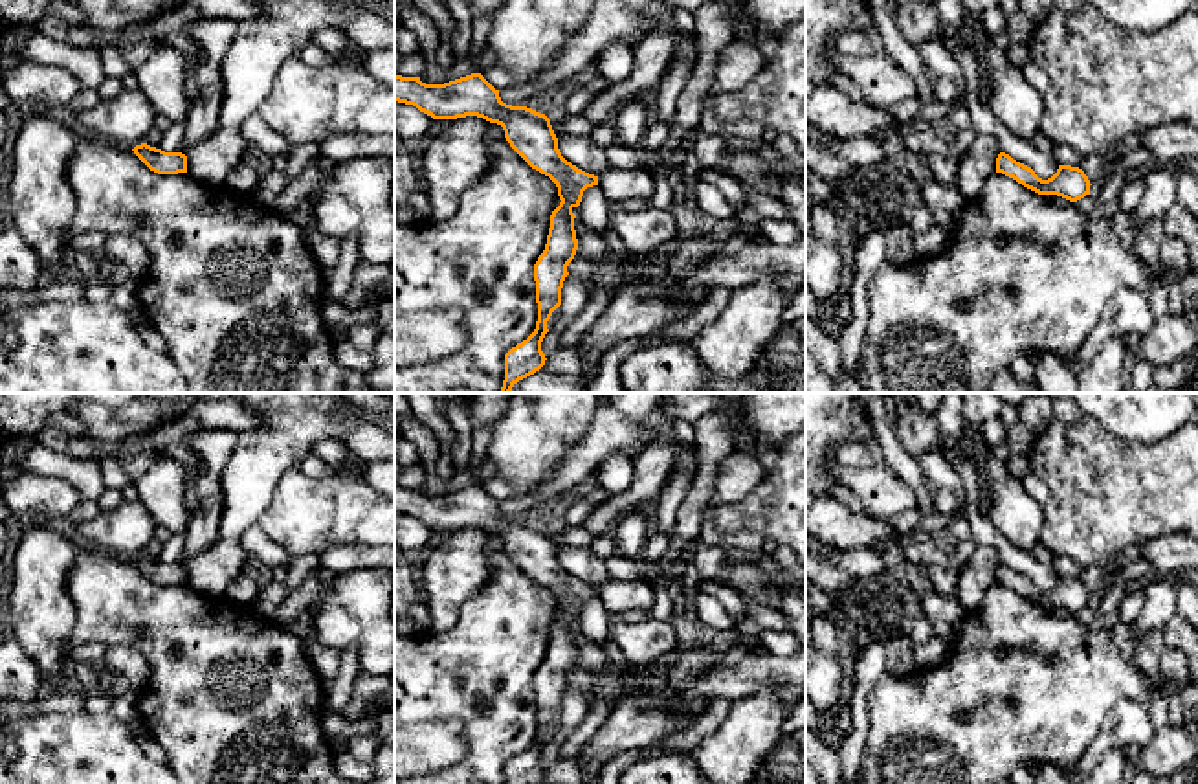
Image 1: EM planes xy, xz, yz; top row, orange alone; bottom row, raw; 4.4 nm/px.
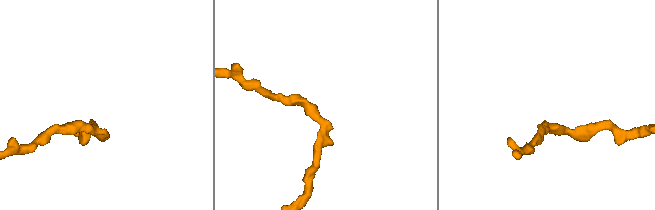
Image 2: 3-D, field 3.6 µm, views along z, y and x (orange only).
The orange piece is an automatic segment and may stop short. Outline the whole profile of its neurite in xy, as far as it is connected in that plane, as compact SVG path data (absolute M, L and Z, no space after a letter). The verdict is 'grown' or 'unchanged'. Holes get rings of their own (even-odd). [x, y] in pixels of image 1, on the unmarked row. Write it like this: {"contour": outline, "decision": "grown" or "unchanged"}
{"contour": "M147 554L136 556L134 566L158 586L187 584L187 567L182 564L165 564Z", "decision": "unchanged"}

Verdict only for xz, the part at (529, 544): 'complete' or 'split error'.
complete

